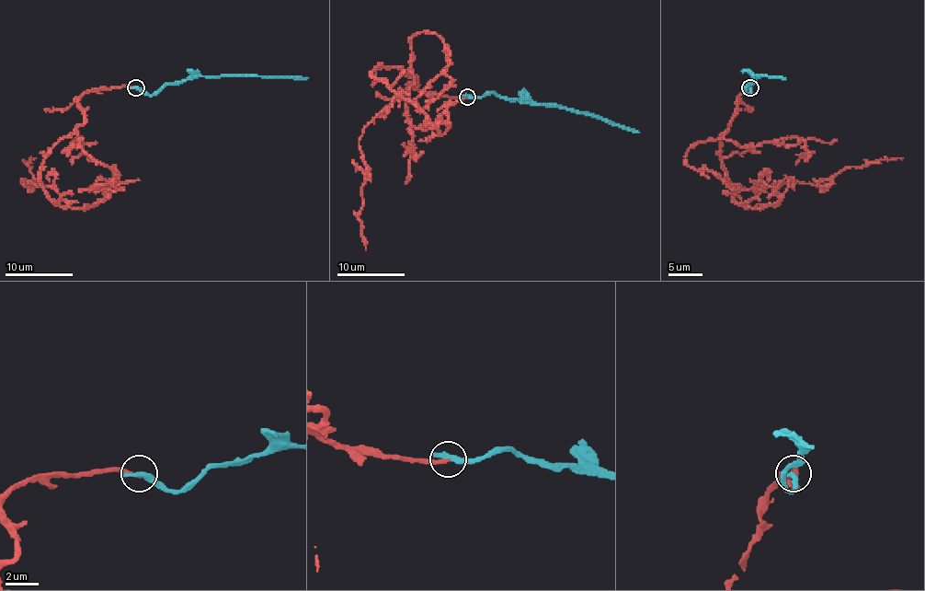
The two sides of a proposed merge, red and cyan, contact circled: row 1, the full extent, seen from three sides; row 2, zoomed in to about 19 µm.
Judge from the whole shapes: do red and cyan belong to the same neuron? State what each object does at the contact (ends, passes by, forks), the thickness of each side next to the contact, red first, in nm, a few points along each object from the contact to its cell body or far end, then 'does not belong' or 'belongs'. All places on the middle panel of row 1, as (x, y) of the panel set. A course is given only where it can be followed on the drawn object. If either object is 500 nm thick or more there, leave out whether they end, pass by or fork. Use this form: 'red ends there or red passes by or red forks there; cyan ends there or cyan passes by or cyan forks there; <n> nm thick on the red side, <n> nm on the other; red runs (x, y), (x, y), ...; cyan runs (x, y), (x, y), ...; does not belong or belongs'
red ends there; cyan ends there; 280 nm thick on the red side, 440 nm on the other; red runs (467, 97), (428, 95), (396, 67), (377, 67), (372, 75), (398, 95), (359, 139), (365, 249); cyan runs (467, 97), (495, 93), (531, 105), (559, 105), (599, 115), (639, 133); does not belong

